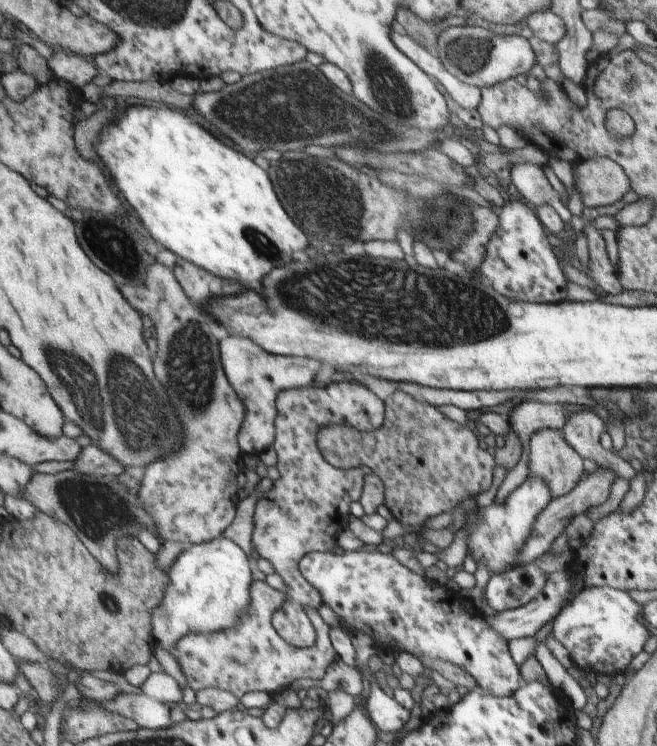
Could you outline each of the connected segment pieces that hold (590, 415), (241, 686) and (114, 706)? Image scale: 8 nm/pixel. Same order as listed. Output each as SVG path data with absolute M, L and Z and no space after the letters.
M588 409L570 414L560 430L576 452L584 458L595 460L602 469L611 468L616 478L630 482L637 476L630 461L622 459L620 453L607 451L600 445L600 434L606 427L605 422L594 411Z
M255 581L251 592L251 608L236 627L212 635L192 634L179 641L174 656L187 677L188 686L196 690L210 687L224 689L238 700L242 696L252 696L255 690L274 695L278 690L288 688L294 680L324 678L327 668L334 660L338 661L338 654L334 652L328 636L330 626L320 618L316 609L308 612L317 636L314 646L298 648L288 644L271 623L275 612L284 606L287 594L269 586L266 581Z
M123 692L99 705L111 713L135 720L142 729L165 729L174 724L170 719L171 708L144 693Z

